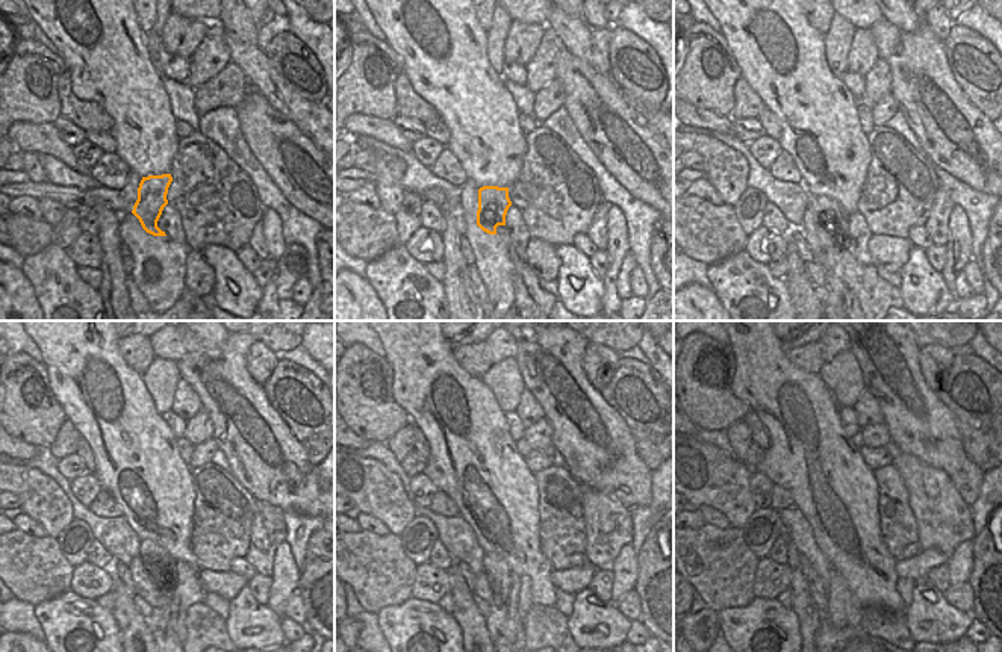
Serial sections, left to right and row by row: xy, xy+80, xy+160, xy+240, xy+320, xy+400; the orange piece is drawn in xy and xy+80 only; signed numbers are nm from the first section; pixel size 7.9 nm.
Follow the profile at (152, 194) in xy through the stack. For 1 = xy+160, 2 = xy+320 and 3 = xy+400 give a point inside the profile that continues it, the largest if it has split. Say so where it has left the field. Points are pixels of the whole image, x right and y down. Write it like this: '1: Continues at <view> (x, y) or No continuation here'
1: Continues at xy+160 (830, 215)
2: Continues at xy+320 (500, 624)
3: Continues at xy+400 (840, 601)

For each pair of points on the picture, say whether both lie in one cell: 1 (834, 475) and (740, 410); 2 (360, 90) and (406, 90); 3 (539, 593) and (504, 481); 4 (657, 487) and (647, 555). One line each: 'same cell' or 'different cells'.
1: different cells
2: different cells
3: same cell
4: different cells

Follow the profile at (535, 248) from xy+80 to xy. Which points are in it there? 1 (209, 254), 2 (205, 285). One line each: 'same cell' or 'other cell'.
1: other cell
2: same cell

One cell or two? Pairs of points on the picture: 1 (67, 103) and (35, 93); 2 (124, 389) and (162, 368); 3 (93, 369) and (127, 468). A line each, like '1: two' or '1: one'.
1: two
2: two
3: one

